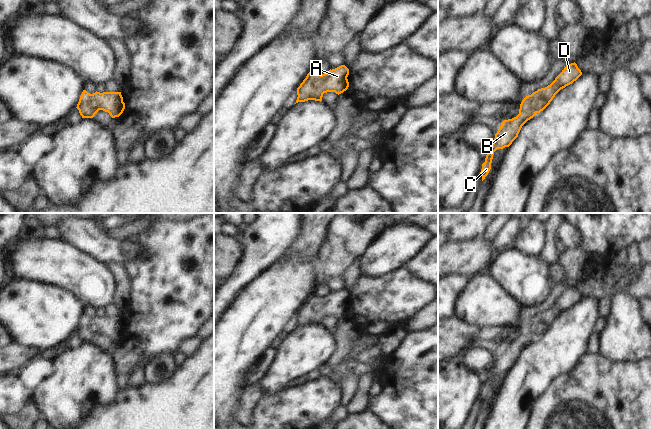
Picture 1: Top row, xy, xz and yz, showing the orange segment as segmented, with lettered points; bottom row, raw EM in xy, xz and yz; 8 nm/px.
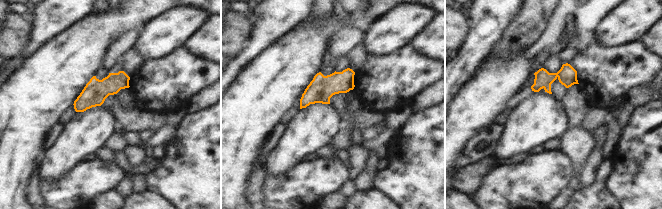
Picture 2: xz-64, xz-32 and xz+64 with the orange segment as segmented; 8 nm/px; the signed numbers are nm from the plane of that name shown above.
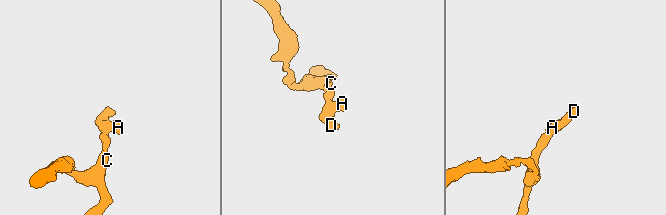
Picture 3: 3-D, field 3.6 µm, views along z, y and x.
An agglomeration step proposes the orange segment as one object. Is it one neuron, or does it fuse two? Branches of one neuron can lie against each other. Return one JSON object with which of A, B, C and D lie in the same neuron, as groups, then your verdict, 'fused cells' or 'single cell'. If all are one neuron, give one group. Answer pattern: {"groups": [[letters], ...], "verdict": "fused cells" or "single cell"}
{"groups": [["A", "B", "C", "D"]], "verdict": "single cell"}

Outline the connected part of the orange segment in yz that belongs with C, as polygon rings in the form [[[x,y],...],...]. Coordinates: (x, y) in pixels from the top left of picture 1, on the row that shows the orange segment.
[[[575,62],[567,64],[550,85],[545,88],[538,89],[522,100],[519,114],[512,119],[504,120],[495,134],[491,151],[486,155],[485,162],[482,164],[480,172],[482,181],[491,169],[494,152],[497,149],[509,147],[518,137],[522,126],[537,113],[543,111],[561,89],[572,84],[581,75],[582,72]]]

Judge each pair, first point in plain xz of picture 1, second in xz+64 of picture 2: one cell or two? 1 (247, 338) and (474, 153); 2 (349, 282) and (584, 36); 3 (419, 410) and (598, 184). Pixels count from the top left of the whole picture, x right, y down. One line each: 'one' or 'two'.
1: two
2: one
3: two

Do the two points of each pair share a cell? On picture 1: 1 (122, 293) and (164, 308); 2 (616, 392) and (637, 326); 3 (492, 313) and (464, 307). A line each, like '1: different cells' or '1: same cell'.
1: different cells
2: different cells
3: same cell

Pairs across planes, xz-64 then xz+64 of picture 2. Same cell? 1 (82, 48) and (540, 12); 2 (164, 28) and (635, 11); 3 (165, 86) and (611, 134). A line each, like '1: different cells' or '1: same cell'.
1: different cells
2: same cell
3: different cells

